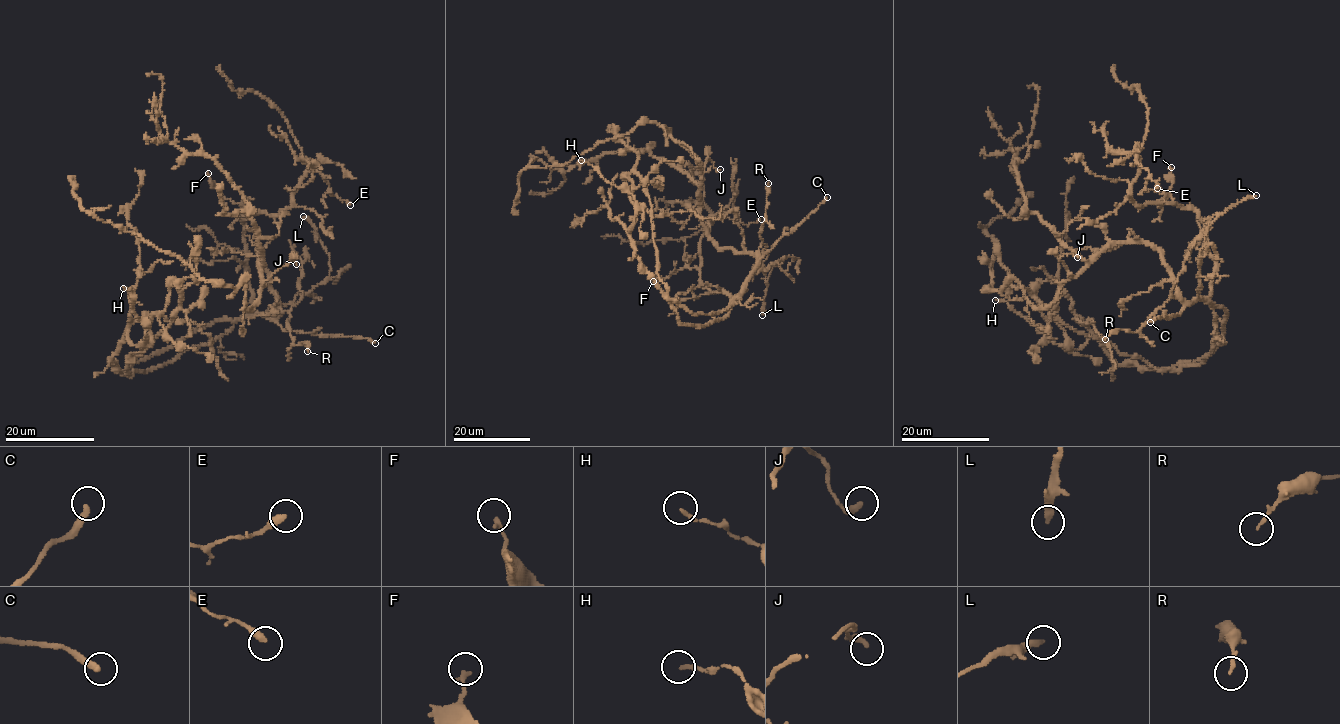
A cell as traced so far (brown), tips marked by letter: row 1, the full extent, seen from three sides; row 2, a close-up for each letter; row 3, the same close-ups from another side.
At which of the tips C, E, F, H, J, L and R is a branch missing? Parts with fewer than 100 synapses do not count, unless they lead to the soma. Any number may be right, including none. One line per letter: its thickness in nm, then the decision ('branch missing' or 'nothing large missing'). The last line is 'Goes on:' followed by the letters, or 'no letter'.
C: calibre 300 nm; branch missing
E: calibre 320 nm; nothing large missing
F: calibre 240 nm; nothing large missing
H: calibre 180 nm; nothing large missing
J: calibre 300 nm; nothing large missing
L: calibre 340 nm; nothing large missing
R: calibre 130 nm; nothing large missing
Goes on: C

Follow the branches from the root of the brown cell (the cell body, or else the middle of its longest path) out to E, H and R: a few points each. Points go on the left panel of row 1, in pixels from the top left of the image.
E: (277, 297), (274, 317), (249, 313), (243, 219), (280, 213), (311, 168), (331, 195), (350, 205)
H: (277, 297), (274, 317), (245, 315), (125, 374), (111, 359), (124, 334), (147, 338), (123, 288)
R: (277, 297), (277, 306), (291, 315), (286, 322), (292, 345), (304, 341), (307, 351)

